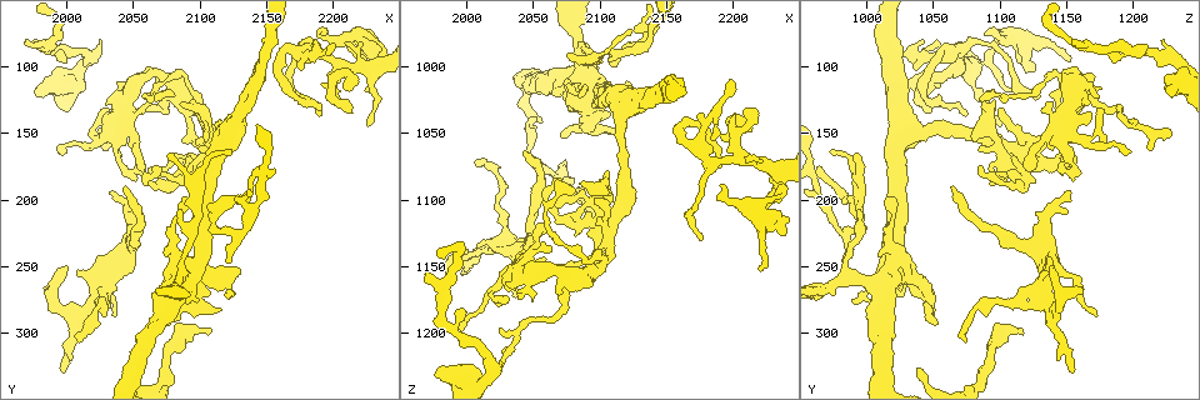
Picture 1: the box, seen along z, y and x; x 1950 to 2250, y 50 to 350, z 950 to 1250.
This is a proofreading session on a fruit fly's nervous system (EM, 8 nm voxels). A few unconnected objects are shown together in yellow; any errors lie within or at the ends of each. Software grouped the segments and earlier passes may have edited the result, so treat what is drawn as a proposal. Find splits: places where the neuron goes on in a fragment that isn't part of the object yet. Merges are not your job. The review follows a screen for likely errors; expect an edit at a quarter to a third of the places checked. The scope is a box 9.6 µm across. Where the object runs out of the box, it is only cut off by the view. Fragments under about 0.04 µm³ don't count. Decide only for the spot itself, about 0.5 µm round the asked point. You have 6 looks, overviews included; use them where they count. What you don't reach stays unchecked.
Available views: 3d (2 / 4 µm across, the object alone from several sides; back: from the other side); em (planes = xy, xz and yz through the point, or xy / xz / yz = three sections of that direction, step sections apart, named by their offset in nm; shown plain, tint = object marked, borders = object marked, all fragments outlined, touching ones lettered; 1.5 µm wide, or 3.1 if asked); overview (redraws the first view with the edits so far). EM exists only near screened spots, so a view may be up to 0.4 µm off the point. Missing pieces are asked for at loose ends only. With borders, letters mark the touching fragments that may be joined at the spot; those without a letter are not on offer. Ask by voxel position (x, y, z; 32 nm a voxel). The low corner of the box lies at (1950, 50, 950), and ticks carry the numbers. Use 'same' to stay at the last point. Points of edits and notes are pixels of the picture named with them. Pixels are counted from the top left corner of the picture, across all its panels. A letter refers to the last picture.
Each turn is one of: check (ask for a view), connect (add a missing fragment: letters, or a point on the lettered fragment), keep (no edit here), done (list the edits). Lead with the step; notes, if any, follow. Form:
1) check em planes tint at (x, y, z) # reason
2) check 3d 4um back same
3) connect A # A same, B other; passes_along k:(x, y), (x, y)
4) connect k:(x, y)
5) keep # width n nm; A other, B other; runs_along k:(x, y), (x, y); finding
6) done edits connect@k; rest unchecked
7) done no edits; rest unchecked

check em planes borders at (2210, 82, 1068) # branch stops here

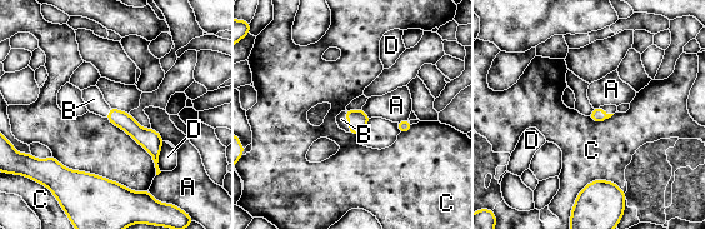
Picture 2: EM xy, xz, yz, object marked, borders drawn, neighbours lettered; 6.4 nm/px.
connect B # A other, B same, C other, D other; passes_along 2:(356, 119), (348, 122), (341, 119); it goes on there

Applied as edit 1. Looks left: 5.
check 3d 4um at (2068, 110, 1170) # an open end

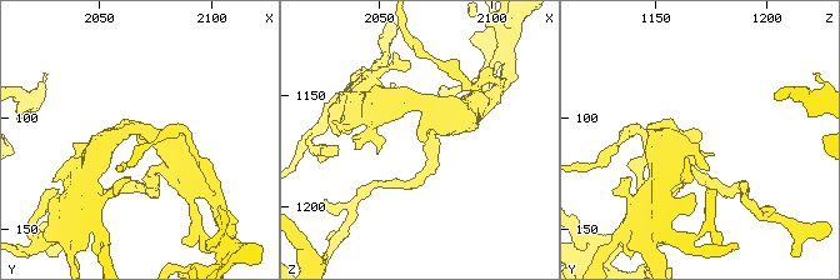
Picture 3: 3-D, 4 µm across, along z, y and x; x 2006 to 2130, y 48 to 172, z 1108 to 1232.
check em yz step 4 tint at (2069, 107, 1172)

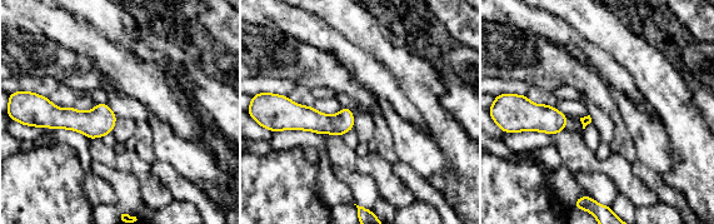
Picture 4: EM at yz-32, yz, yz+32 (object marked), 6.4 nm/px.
check em yz step 4 borders same # what lies round it

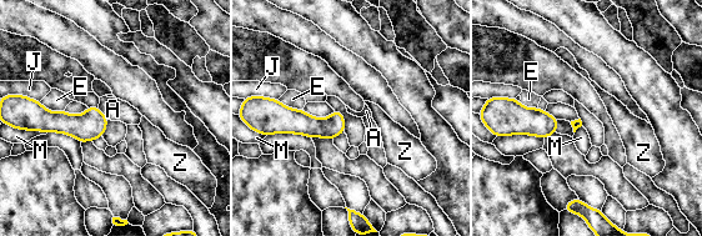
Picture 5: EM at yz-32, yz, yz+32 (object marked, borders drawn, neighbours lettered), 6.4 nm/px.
keep # A other, E other, J other, M other, Z other; border 5:(98, 108), (108, 119); no lettered fragment goes on from it

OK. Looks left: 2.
check em planes borders at (2054, 326, 1040) # free end

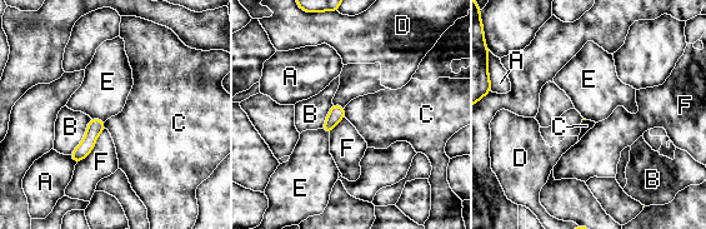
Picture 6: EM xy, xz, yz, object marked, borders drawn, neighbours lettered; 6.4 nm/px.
keep # longest_contact F 300 nm; A other, B other, C other, D other, E other, F other; runs_along 6:(100, 123), (76, 158); no lettered fragment goes on from it

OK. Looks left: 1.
done edits connect@2; rest unchecked

